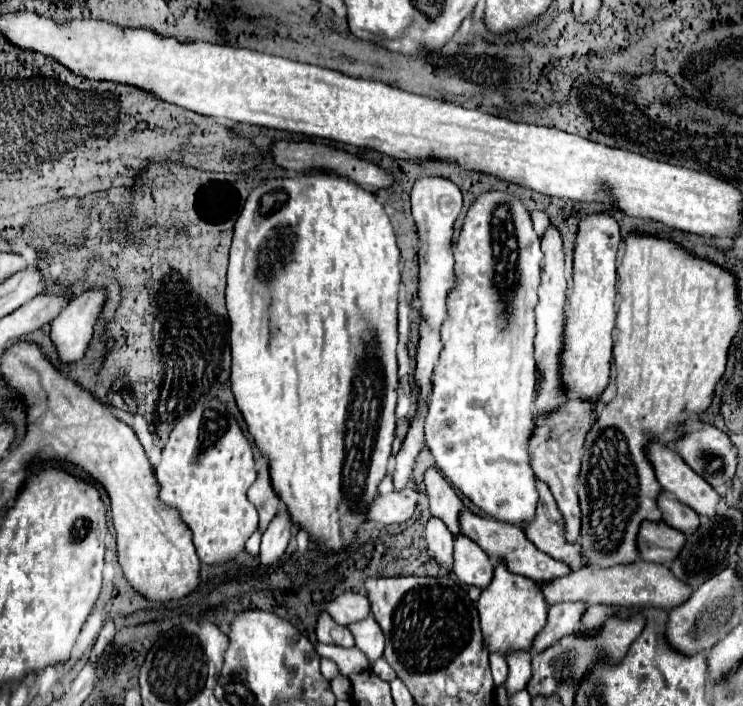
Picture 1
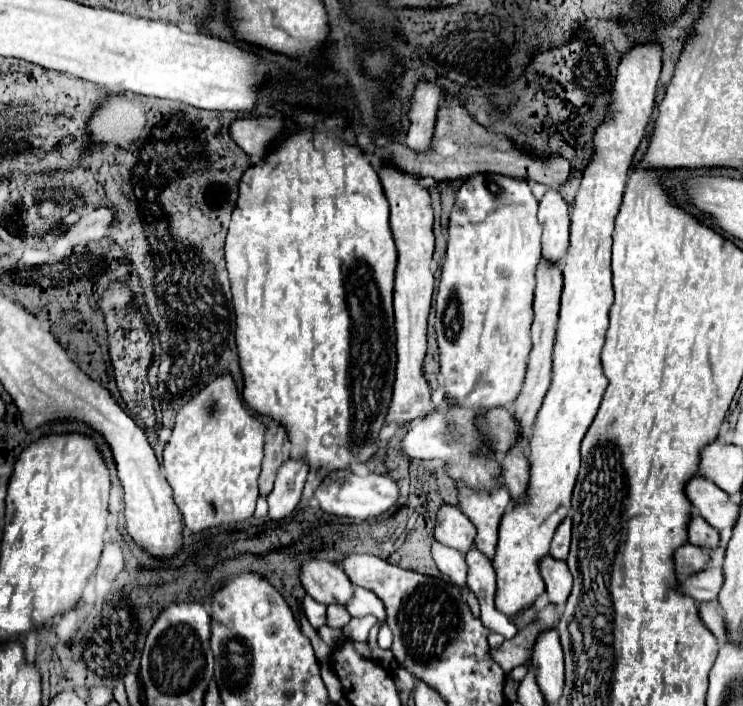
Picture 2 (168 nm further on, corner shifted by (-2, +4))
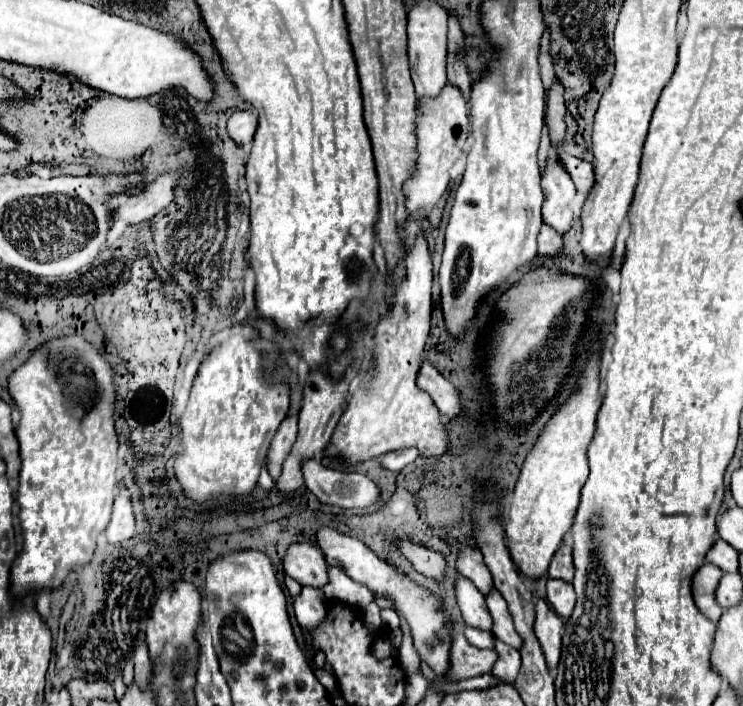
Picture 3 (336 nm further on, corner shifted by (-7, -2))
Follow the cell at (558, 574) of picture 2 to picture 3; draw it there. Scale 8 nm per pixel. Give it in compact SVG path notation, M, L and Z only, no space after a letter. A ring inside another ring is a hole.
M549 578L547 580L547 600L553 606L553 610L561 618L569 618L575 606L575 590L573 584L559 580L559 578Z

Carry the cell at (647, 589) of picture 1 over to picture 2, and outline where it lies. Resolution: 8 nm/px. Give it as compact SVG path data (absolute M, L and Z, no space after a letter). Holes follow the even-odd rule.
M715 550L710 554L711 562L702 572L694 574L694 576L688 576L684 582L682 582L682 592L692 596L696 602L702 602L702 600L716 600L718 598L718 592L724 584L724 574L722 572L723 561L725 552L721 550Z

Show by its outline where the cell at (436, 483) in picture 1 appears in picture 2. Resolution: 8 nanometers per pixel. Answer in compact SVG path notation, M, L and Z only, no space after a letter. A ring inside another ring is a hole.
M448 504L440 508L436 520L436 540L440 544L446 544L466 554L474 546L474 536L476 536L474 524L470 524L470 520L462 516L458 508L452 508Z

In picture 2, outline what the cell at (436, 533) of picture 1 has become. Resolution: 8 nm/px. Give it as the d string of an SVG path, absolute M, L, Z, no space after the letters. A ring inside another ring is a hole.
M434 542L432 544L432 556L434 556L434 562L436 562L438 570L444 576L448 576L448 580L454 586L466 588L466 560L458 550Z

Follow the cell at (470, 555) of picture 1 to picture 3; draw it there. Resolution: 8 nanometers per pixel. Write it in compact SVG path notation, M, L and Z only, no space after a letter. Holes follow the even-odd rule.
M493 588L487 596L485 596L485 602L487 602L487 608L491 612L491 618L493 618L493 636L497 640L501 640L515 648L520 650L523 640L515 628L513 628L513 622L511 622L511 614L507 610L507 602L503 600L501 592L497 588Z

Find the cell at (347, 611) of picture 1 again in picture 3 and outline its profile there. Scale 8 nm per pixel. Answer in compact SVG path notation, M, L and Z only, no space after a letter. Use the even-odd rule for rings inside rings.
M293 544L285 556L285 572L301 586L323 588L329 582L329 566L325 554L313 544Z

